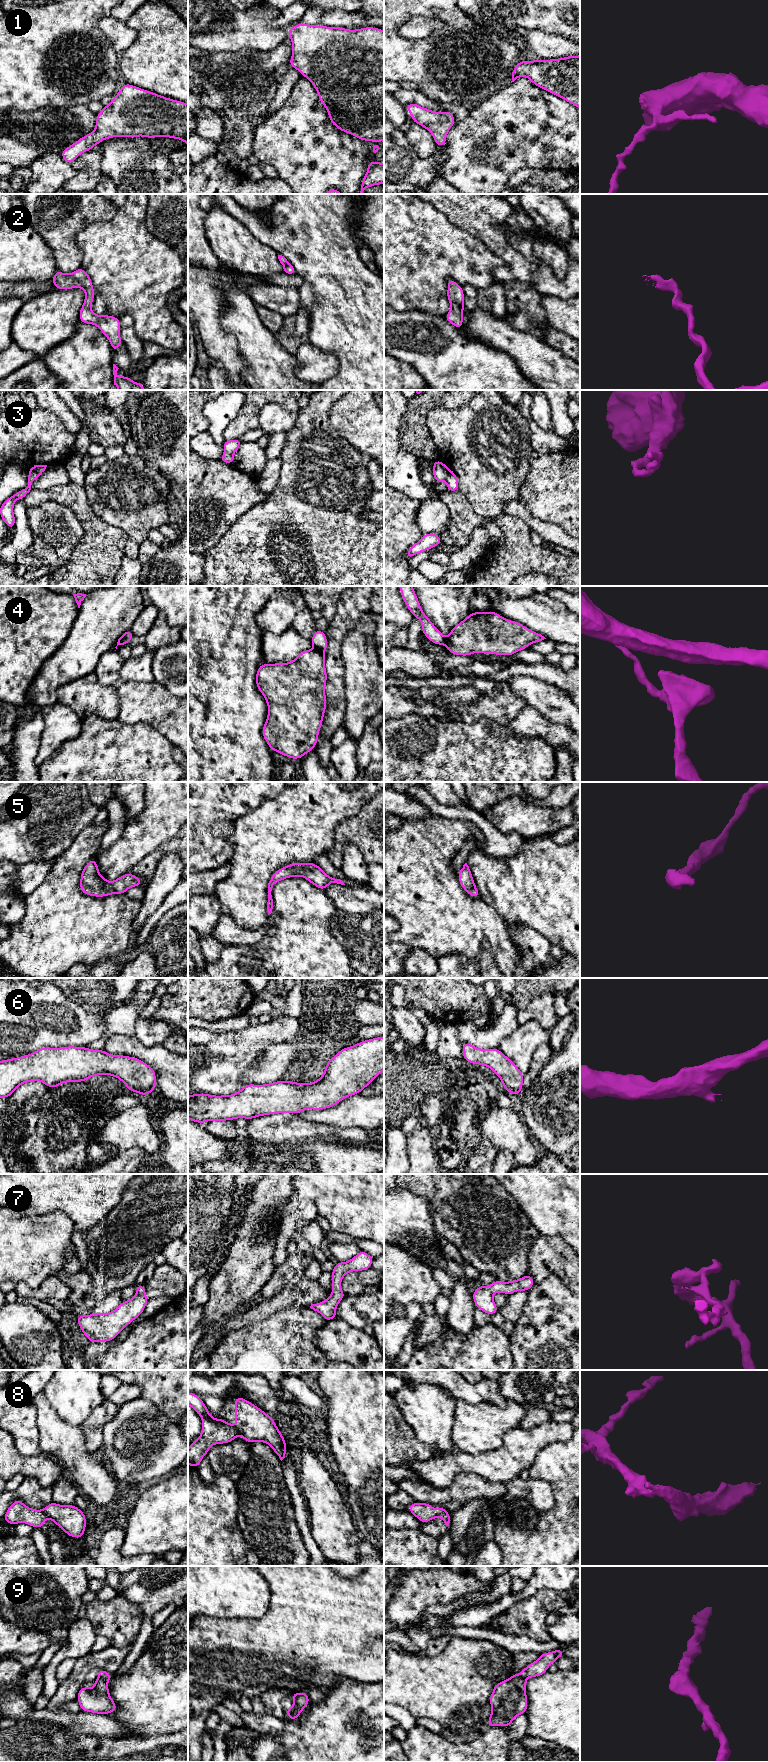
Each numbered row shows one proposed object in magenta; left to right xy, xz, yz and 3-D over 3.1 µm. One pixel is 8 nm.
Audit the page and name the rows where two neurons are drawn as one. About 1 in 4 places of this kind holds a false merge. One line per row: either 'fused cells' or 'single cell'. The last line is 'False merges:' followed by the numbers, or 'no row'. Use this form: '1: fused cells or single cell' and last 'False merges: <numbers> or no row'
1: single cell
2: single cell
3: single cell
4: fused cells
5: single cell
6: single cell
7: single cell
8: fused cells
9: single cell
False merges: 4, 8

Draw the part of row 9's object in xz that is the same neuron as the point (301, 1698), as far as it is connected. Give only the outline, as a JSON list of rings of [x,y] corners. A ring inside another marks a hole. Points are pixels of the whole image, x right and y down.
[[[305,1692],[291,1693],[291,1697],[294,1701],[294,1705],[286,1709],[286,1717],[296,1721],[300,1713],[310,1703],[310,1700],[308,1694]]]

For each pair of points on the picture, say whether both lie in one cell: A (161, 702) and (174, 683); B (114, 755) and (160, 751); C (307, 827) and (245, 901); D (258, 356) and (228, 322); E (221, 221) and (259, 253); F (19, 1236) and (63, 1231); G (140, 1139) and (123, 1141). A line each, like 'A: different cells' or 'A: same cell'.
A: different cells
B: same cell
C: same cell
D: same cell
E: same cell
F: same cell
G: same cell

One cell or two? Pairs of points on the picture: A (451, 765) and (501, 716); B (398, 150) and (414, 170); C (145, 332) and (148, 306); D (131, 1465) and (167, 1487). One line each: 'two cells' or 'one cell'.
A: two cells
B: one cell
C: one cell
D: two cells

